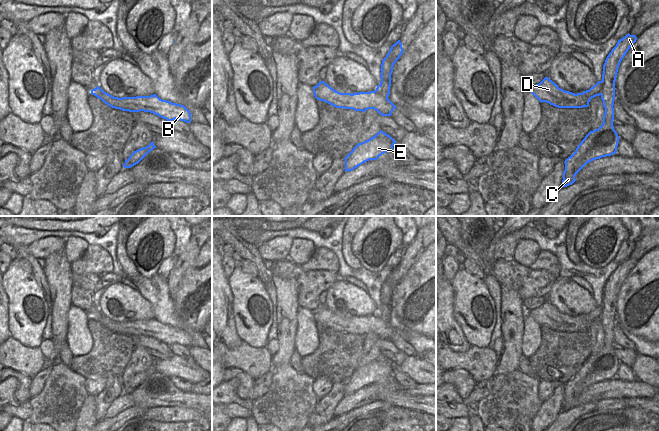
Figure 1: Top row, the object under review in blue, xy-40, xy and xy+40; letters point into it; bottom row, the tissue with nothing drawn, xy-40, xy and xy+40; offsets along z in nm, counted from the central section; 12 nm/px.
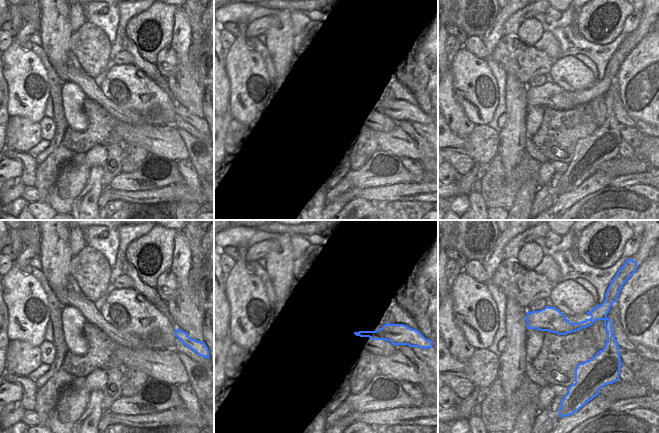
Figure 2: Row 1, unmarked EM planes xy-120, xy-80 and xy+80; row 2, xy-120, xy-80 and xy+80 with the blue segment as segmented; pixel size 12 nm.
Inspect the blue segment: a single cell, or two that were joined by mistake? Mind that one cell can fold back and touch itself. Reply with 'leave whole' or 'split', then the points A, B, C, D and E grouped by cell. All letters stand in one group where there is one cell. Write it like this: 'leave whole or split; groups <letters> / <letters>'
split; groups A C E / B D

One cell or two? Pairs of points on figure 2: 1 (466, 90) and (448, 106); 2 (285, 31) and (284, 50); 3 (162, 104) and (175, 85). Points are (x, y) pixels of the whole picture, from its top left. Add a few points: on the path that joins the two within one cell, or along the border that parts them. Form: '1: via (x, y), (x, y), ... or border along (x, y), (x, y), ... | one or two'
1: border along (452, 76), (452, 94), (468, 119) | two
2: via (284, 36), (284, 45) | one
3: border along (168, 94), (174, 106) | two

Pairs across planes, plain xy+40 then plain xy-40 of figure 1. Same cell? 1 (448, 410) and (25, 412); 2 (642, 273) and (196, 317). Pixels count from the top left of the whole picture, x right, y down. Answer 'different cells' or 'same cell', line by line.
1: same cell
2: same cell

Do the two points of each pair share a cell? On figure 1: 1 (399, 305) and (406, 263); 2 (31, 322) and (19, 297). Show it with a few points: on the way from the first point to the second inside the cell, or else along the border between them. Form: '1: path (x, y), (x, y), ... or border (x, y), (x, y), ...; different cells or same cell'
1: border (419, 256), (404, 275); different cells
2: path (27, 316), (22, 303); same cell

